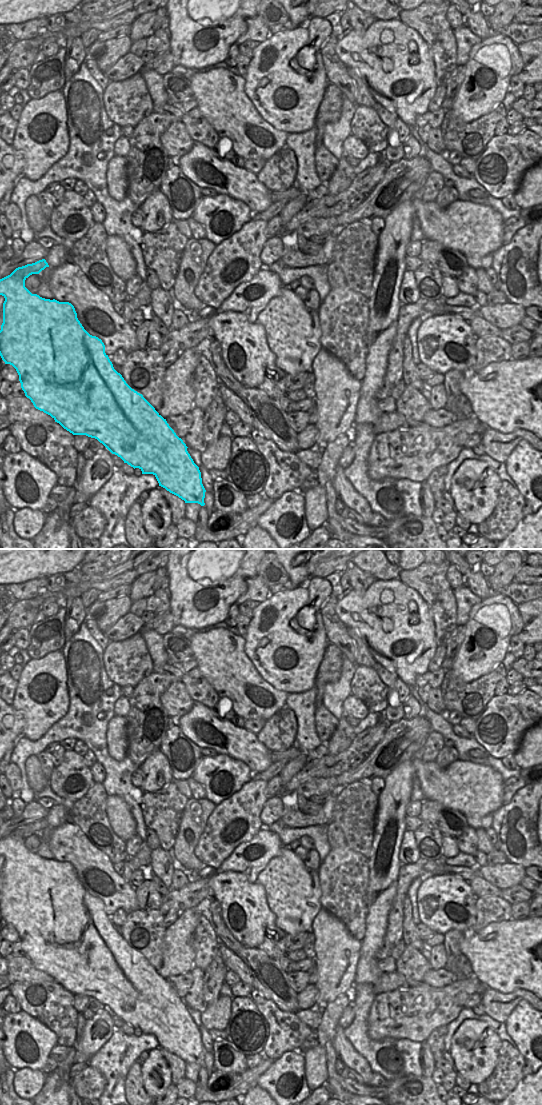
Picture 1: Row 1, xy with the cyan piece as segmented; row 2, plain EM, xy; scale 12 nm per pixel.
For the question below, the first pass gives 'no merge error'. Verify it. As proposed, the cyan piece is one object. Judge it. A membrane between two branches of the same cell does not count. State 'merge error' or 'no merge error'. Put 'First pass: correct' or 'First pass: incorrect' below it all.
no merge error
First pass: correct

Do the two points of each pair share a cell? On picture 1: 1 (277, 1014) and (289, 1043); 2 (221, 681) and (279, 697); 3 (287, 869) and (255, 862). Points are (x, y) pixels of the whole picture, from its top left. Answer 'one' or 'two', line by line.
1: one
2: one
3: two

